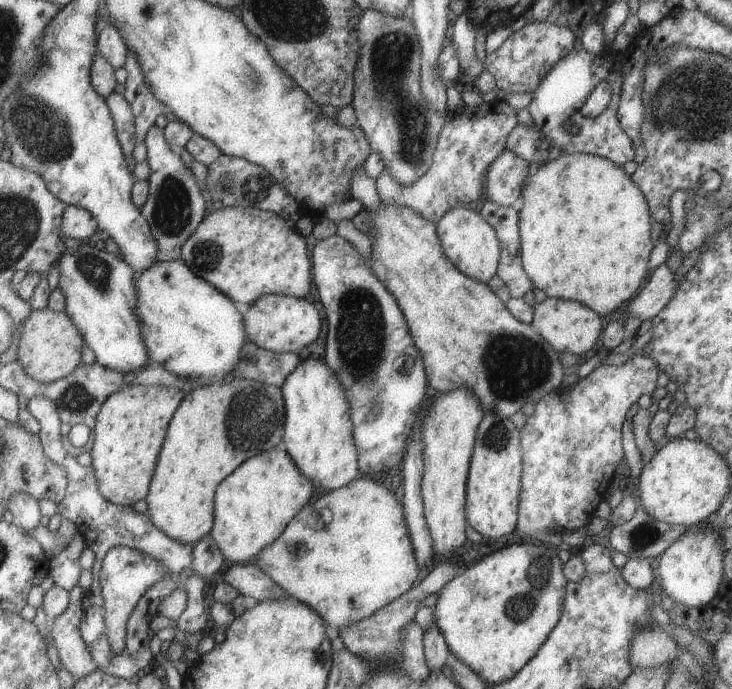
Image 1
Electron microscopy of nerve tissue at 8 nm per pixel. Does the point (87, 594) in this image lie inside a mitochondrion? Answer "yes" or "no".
no

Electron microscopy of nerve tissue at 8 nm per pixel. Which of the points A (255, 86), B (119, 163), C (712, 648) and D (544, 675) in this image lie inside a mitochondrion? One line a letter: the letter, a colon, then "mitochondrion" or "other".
A: mitochondrion
B: other
C: other
D: other

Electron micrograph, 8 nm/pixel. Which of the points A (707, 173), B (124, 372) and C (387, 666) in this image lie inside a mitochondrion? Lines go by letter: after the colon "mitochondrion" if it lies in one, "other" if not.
A: other
B: other
C: mitochondrion

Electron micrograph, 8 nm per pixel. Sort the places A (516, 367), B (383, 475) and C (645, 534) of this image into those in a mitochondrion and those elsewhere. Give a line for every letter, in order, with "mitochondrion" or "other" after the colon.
A: mitochondrion
B: other
C: mitochondrion

